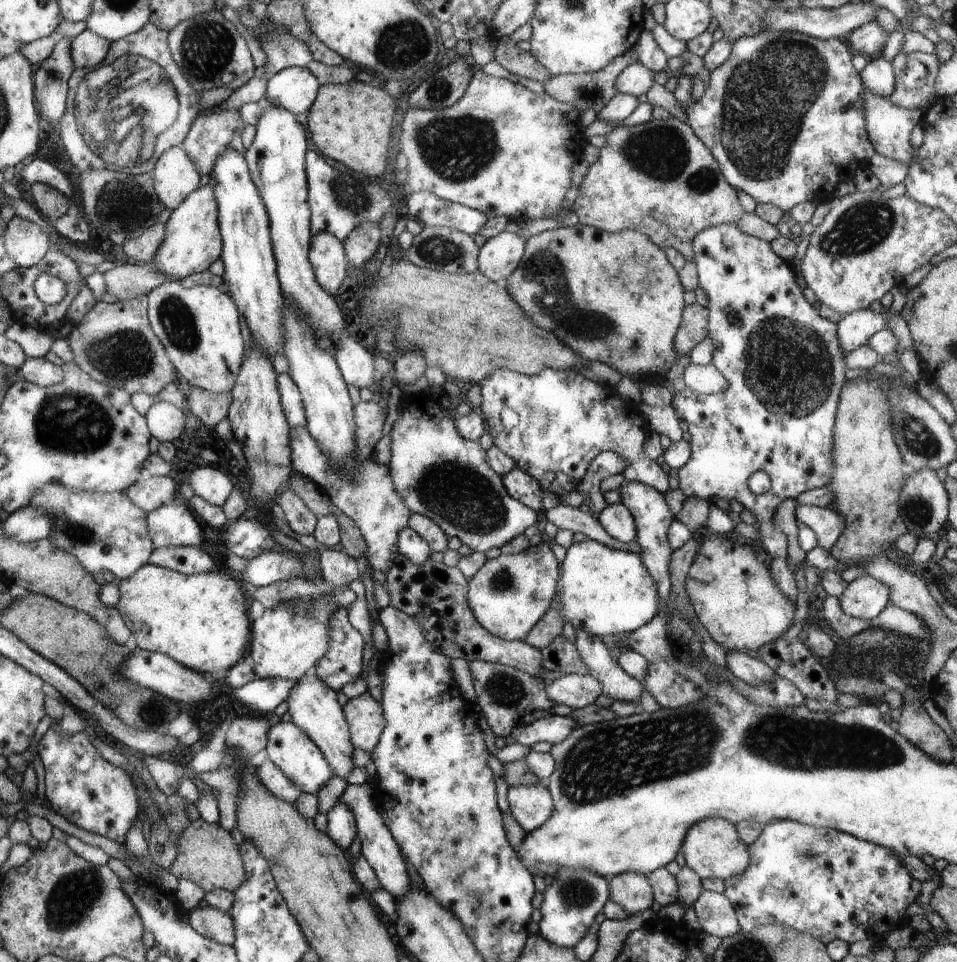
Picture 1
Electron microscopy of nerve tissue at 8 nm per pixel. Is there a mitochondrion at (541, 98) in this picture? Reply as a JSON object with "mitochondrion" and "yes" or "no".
{"mitochondrion":"no"}

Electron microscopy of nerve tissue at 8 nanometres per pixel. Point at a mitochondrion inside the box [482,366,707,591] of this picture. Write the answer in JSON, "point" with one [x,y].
{"point":[535,411]}

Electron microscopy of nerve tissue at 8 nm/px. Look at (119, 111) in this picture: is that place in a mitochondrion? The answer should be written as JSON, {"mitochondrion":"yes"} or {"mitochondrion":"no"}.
{"mitochondrion":"yes"}

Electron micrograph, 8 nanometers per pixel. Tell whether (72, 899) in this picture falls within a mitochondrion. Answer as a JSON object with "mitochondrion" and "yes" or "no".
{"mitochondrion":"yes"}

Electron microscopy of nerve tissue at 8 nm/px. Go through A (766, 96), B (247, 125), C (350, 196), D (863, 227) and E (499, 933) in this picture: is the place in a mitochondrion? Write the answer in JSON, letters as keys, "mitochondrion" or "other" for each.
{"A":"mitochondrion","B":"other","C":"mitochondrion","D":"mitochondrion","E":"mitochondrion"}

